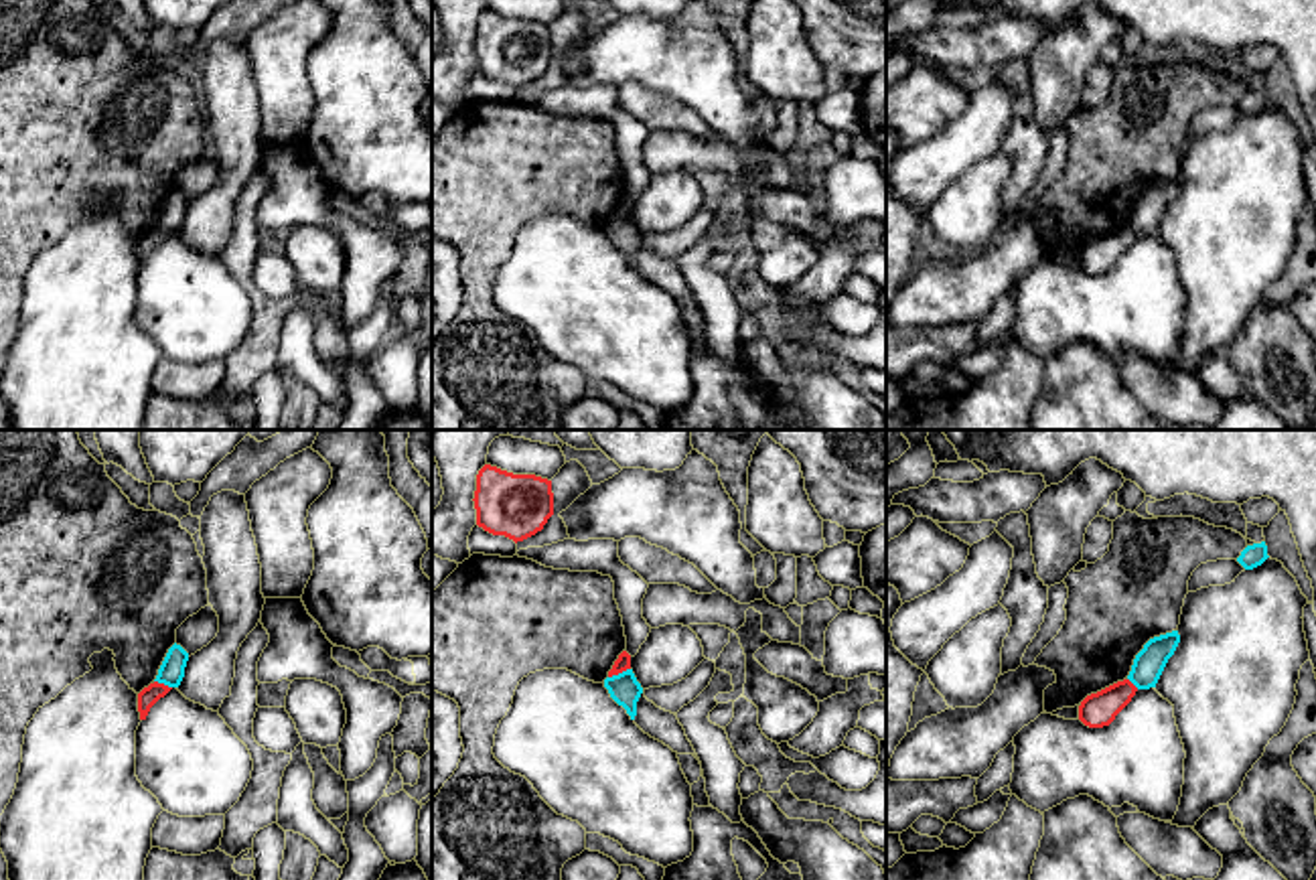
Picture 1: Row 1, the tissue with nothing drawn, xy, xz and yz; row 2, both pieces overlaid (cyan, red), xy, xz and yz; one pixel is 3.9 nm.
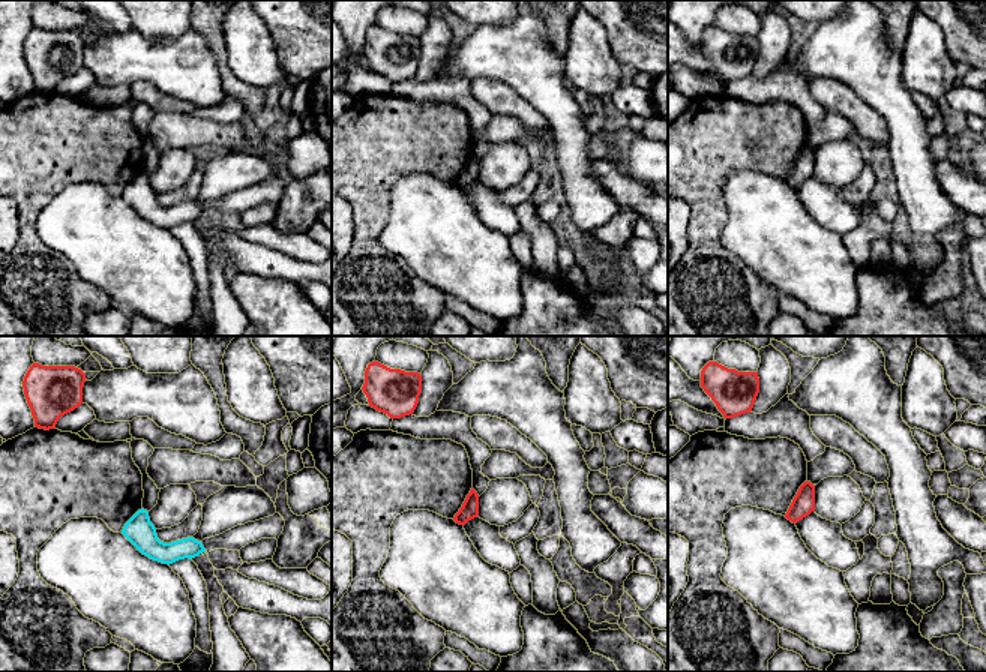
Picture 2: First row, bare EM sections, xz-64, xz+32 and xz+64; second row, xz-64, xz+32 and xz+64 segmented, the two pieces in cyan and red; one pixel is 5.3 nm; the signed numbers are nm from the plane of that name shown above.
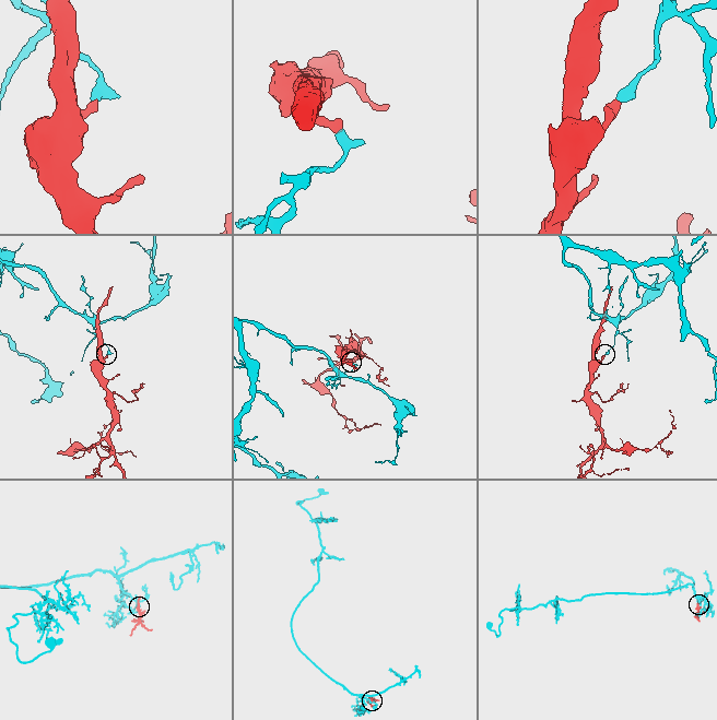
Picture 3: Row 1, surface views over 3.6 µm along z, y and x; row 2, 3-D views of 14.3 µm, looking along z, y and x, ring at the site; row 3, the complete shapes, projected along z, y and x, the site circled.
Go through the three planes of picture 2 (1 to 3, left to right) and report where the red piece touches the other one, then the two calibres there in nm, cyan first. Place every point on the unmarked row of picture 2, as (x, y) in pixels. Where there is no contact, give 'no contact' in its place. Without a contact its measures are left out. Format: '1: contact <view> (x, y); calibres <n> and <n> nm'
1: no contact
2: no contact
3: no contact

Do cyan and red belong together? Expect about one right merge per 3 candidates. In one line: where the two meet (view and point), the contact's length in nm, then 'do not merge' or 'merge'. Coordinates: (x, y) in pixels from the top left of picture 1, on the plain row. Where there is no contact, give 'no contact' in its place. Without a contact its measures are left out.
xz (619, 220) | 100 nm | do not merge

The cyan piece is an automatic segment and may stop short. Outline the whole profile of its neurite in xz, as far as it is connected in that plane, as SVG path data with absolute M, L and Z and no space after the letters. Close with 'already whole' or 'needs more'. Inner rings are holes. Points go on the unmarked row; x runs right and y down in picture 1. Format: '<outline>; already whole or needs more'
M627 215L618 221L606 223L604 233L608 235L610 243L627 255L631 266L637 262L637 247L643 239L641 229L637 227L633 215Z; already whole

